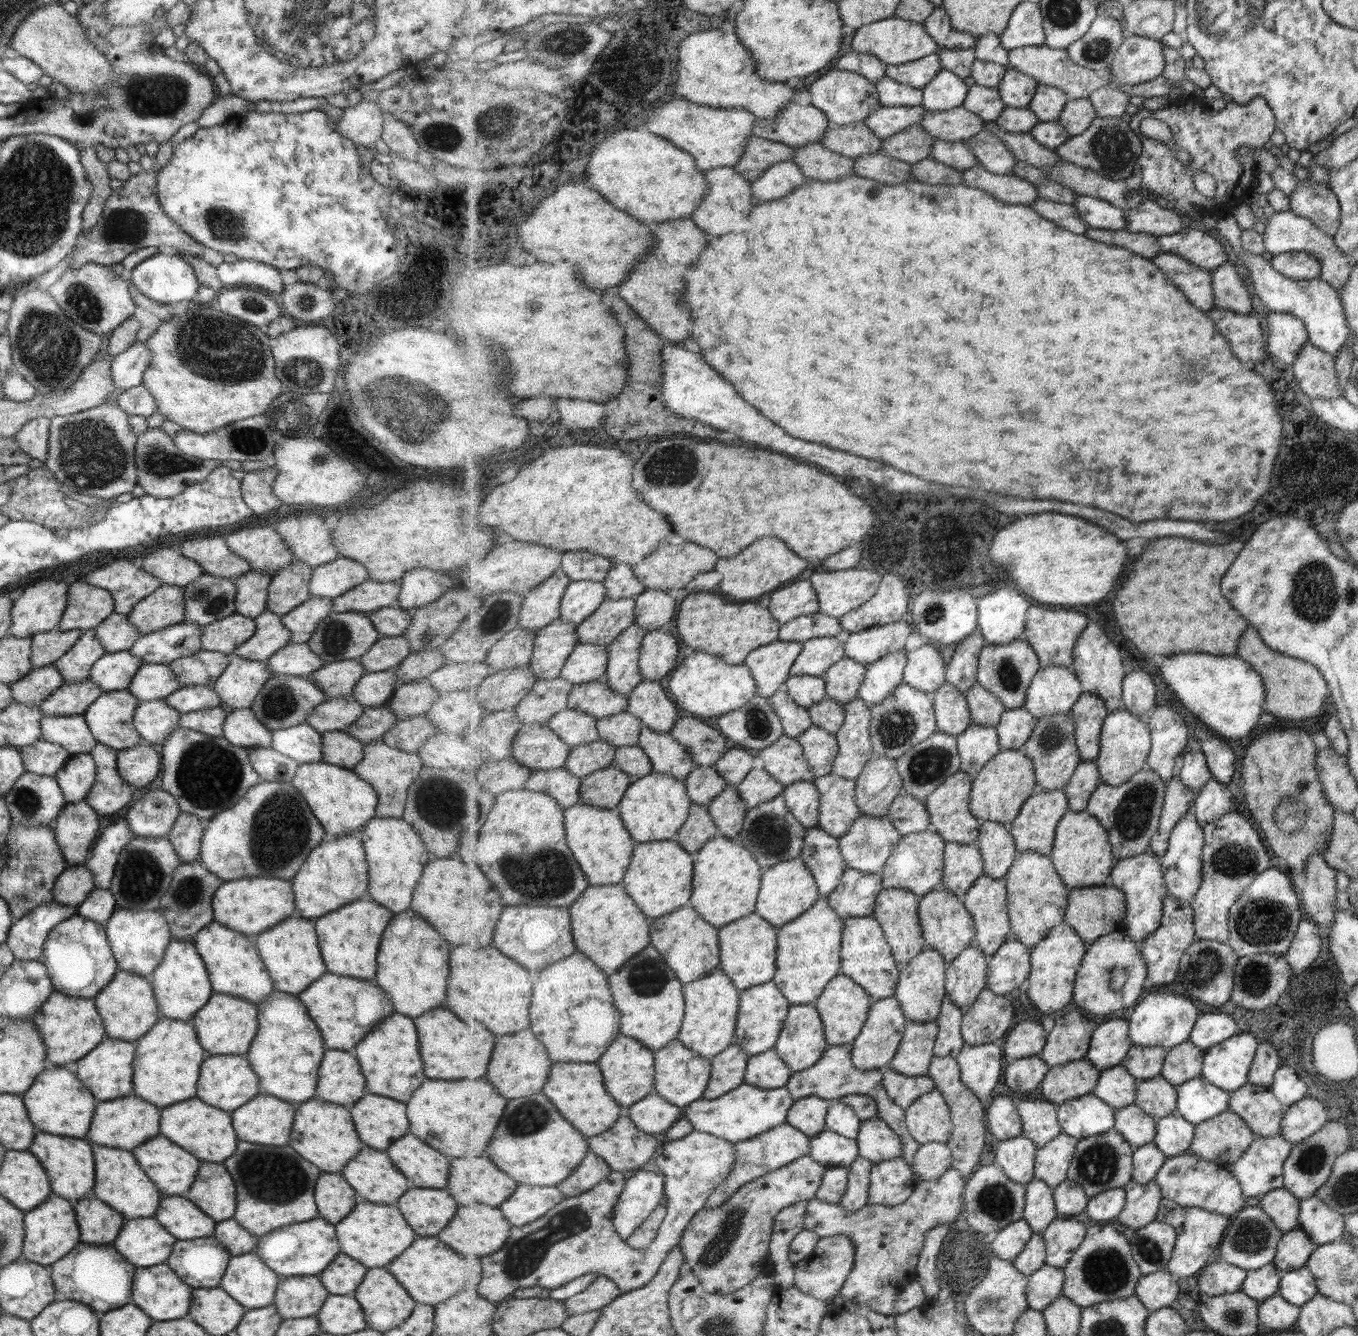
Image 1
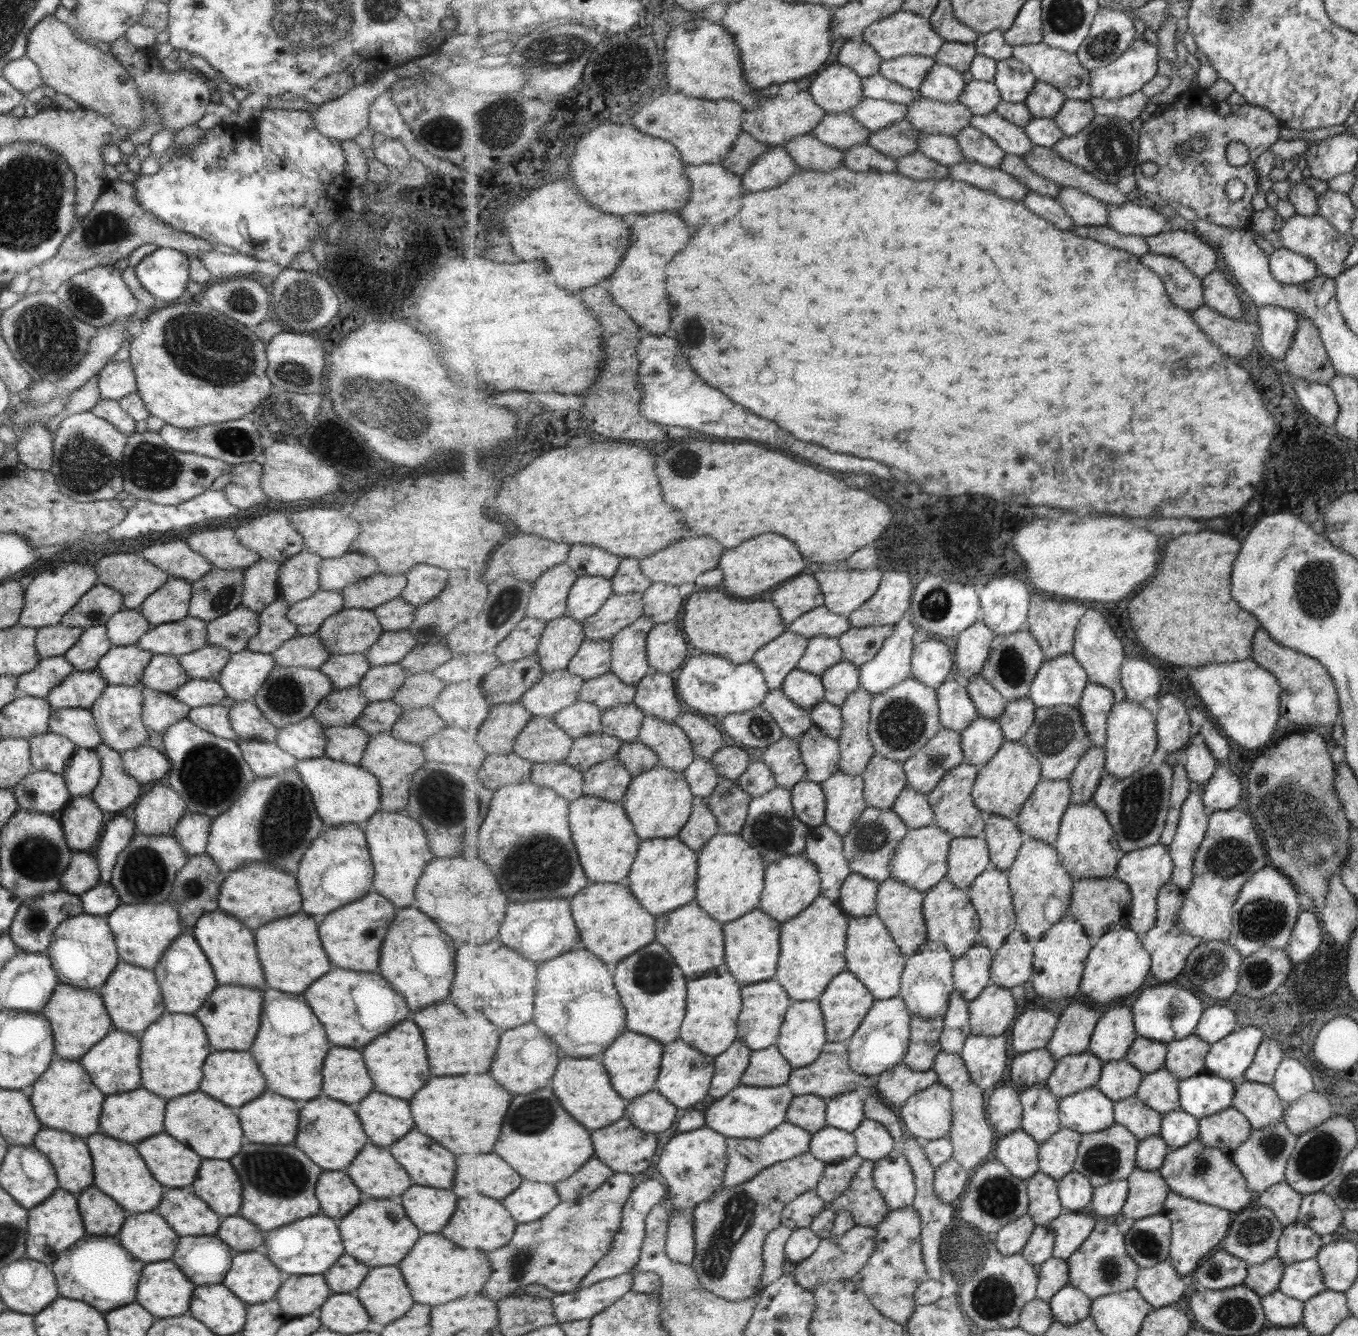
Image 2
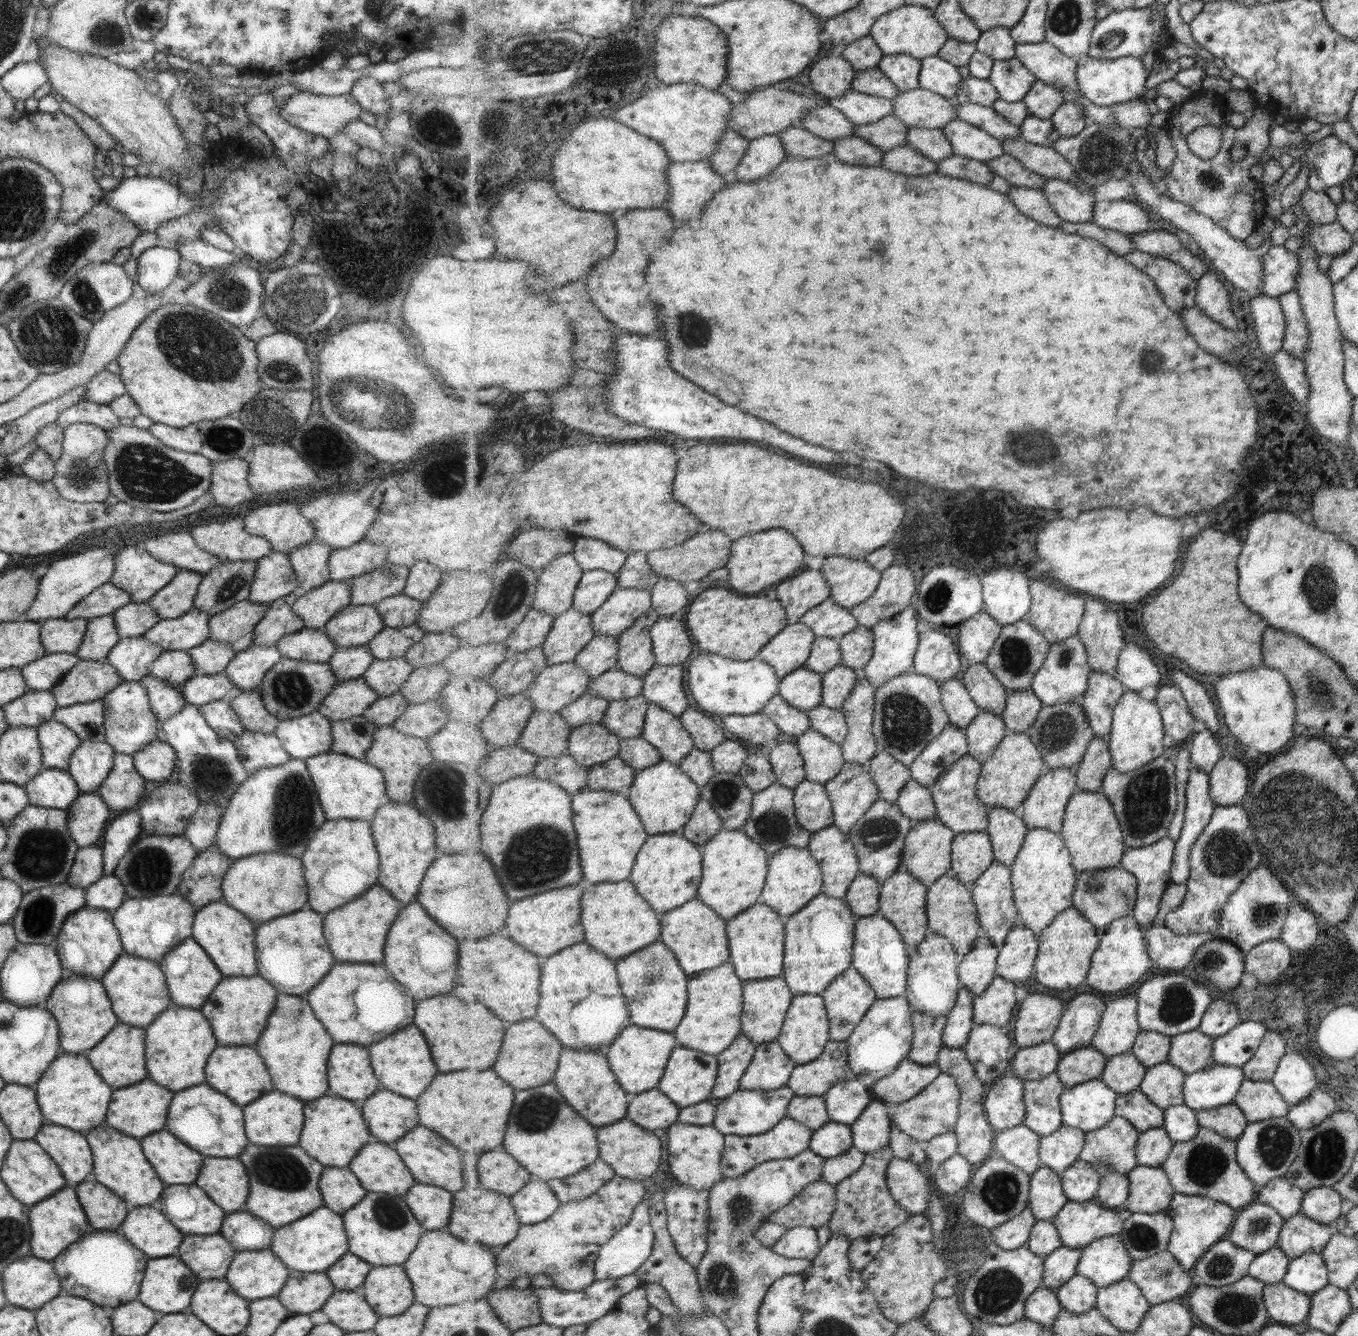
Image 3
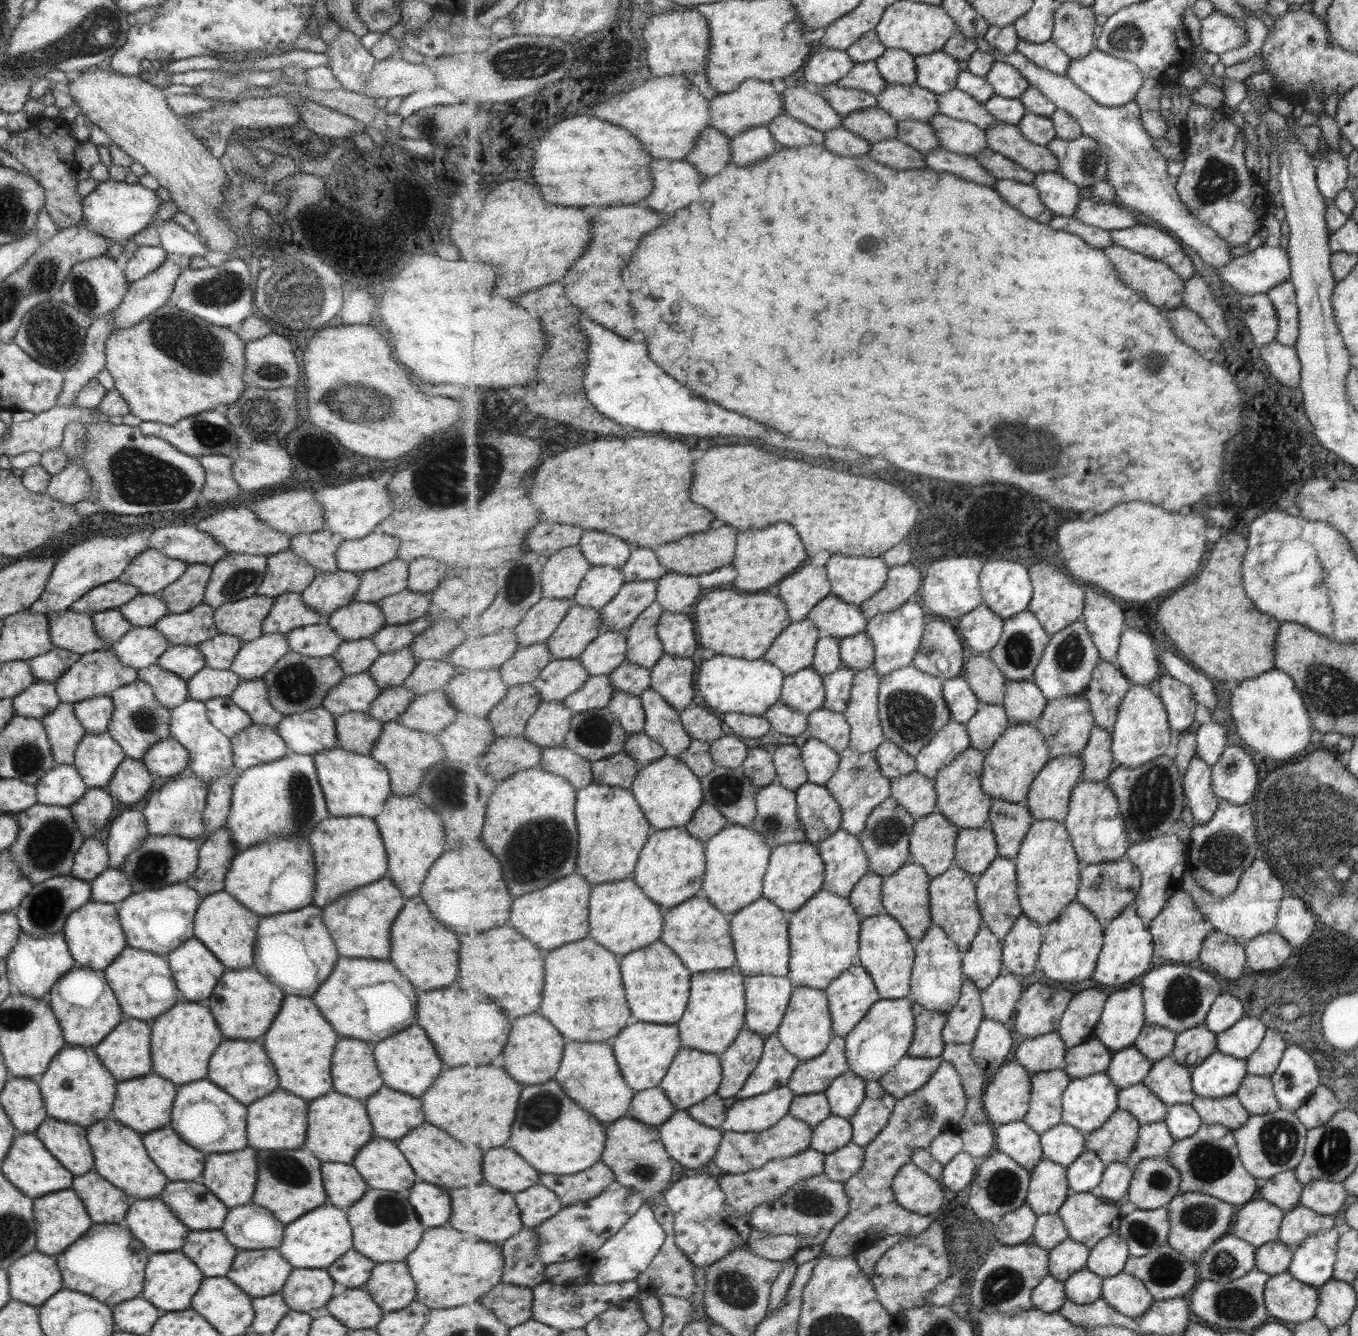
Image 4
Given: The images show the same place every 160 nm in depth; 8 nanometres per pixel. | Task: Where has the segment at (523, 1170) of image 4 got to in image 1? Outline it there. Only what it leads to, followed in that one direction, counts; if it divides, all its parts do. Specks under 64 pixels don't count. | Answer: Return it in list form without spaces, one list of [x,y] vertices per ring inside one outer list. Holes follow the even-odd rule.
[[[447,1158],[447,1162],[449,1162],[448,1182],[444,1188],[452,1195],[457,1207],[479,1206],[480,1204],[500,1207],[508,1201],[519,1186],[512,1176],[501,1170],[489,1158]]]

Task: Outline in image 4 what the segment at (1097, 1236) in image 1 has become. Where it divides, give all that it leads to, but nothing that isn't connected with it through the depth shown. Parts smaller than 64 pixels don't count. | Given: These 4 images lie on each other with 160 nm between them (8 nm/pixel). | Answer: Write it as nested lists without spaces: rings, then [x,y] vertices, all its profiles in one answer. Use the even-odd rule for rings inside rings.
[[[1118,1233],[1103,1238],[1092,1249],[1088,1260],[1088,1269],[1106,1277],[1115,1277],[1125,1270],[1131,1254],[1129,1244]]]

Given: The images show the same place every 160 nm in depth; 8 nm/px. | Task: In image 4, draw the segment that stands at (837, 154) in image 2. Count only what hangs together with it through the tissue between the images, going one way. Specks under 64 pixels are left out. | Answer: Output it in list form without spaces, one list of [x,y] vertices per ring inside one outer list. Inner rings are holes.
[[[783,114],[768,127],[780,146],[801,148],[811,144],[824,144],[825,133],[797,120],[794,116]]]

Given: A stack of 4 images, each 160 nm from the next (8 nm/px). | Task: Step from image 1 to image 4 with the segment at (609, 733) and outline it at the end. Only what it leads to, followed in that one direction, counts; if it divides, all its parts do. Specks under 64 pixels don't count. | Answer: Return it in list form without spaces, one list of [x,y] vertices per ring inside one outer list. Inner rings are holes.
[[[616,690],[608,707],[628,735],[644,732],[646,727],[646,710],[640,696]]]

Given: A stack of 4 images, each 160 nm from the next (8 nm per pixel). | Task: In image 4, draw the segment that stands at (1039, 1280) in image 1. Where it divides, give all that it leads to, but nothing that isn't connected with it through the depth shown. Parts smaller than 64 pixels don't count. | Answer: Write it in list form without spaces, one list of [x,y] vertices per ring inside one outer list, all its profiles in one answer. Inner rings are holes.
[[[1069,1236],[1050,1252],[1050,1274],[1066,1282],[1088,1265],[1092,1250]]]

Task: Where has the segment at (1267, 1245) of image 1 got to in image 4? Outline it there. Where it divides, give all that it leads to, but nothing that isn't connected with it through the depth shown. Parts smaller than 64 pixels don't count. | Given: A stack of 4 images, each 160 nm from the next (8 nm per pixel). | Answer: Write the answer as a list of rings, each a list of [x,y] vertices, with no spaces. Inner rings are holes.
[[[1260,1197],[1239,1207],[1230,1235],[1259,1247],[1279,1238],[1283,1211]]]

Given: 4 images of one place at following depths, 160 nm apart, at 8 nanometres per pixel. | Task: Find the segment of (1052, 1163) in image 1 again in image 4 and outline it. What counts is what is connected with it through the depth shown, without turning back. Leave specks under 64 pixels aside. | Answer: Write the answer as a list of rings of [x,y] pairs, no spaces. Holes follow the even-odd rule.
[[[1065,1122],[1041,1135],[1044,1158],[1067,1168],[1086,1151],[1086,1142],[1086,1134]]]

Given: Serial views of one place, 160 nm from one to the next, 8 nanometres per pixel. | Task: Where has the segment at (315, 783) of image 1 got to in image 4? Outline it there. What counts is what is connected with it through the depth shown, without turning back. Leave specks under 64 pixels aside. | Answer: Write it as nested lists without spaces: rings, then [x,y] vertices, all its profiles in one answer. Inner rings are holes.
[[[336,746],[311,757],[329,816],[374,819],[382,811],[383,804],[391,795],[388,772],[370,755],[361,756]]]

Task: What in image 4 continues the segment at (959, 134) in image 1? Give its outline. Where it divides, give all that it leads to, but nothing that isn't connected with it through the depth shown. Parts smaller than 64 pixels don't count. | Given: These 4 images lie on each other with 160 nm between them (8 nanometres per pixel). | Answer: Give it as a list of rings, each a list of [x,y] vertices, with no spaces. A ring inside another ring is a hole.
[[[888,83],[878,98],[879,107],[889,111],[898,121],[915,119],[930,123],[932,118],[940,113],[938,94],[919,86],[919,83]]]

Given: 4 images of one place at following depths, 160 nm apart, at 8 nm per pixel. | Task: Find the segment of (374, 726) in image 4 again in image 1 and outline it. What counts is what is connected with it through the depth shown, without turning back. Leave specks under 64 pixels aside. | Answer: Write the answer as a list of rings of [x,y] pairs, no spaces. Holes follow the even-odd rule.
[[[330,730],[321,734],[321,761],[341,769],[352,770],[362,757],[359,740],[344,731]]]

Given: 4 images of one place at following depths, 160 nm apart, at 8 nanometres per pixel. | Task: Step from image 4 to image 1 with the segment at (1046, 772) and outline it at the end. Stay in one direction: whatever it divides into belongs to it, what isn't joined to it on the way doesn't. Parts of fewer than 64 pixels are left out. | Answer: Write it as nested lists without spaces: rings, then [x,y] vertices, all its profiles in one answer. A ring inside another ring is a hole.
[[[1038,790],[1032,798],[1025,802],[1021,813],[1010,824],[1009,829],[1014,836],[1018,852],[1038,852],[1039,854],[1050,855],[1056,841],[1056,830],[1060,820],[1070,810],[1068,794],[1061,790]]]

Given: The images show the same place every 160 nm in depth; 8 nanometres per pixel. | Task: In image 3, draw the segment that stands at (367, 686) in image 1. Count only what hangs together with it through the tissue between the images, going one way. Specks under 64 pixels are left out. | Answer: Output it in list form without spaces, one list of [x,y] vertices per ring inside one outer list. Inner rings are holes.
[[[404,657],[377,660],[367,667],[362,674],[367,686],[377,693],[378,697],[386,697],[398,692],[399,687],[413,670]]]

